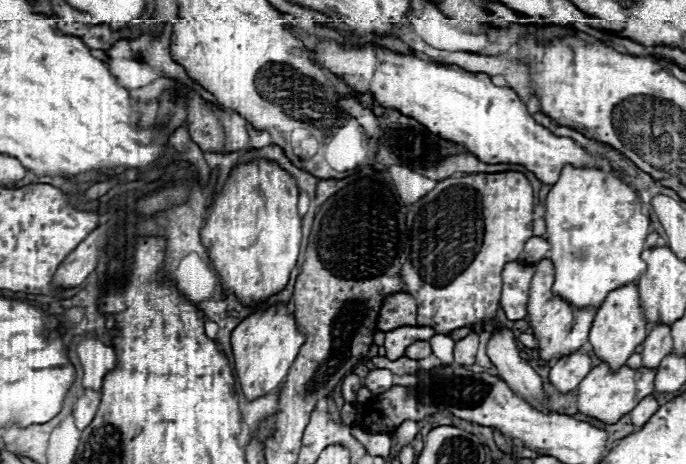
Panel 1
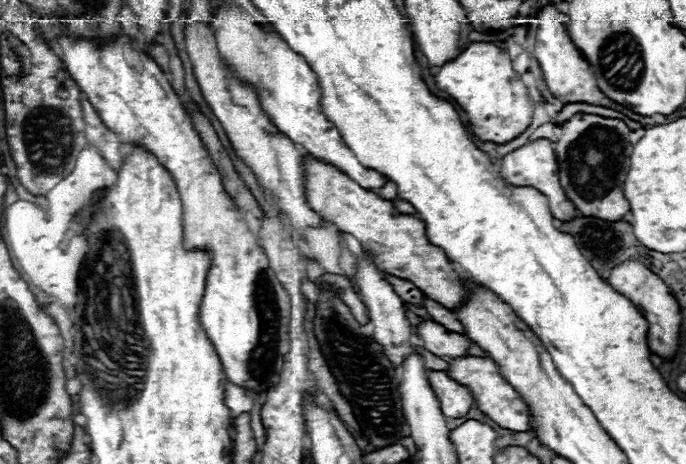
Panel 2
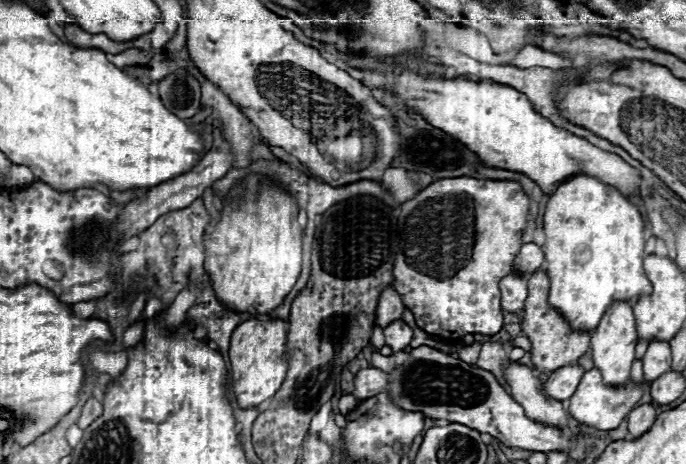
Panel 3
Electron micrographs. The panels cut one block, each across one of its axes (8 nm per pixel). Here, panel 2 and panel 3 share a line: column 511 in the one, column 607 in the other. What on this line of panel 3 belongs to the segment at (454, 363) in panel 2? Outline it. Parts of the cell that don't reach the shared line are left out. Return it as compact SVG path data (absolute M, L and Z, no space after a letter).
M592 368L592 370L588 370L588 372L582 376L576 392L570 396L570 408L568 408L568 410L570 410L570 414L572 414L578 422L582 422L582 424L586 424L586 426L590 426L590 428L594 426L596 430L612 430L612 428L616 428L616 426L628 416L628 412L636 406L636 402L638 402L638 400L642 398L642 394L644 394L644 388L646 388L646 382L642 382L642 384L628 382L628 384L622 384L622 386L608 386L608 384L602 382L600 370Z

